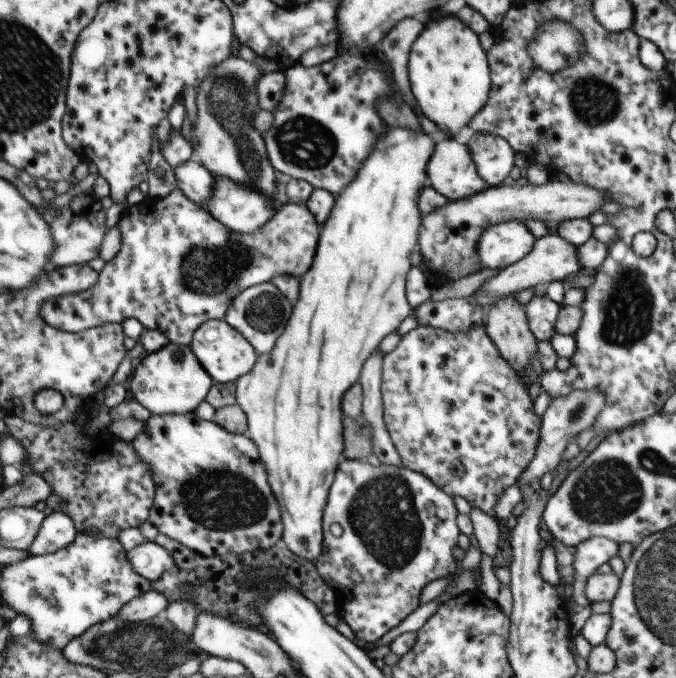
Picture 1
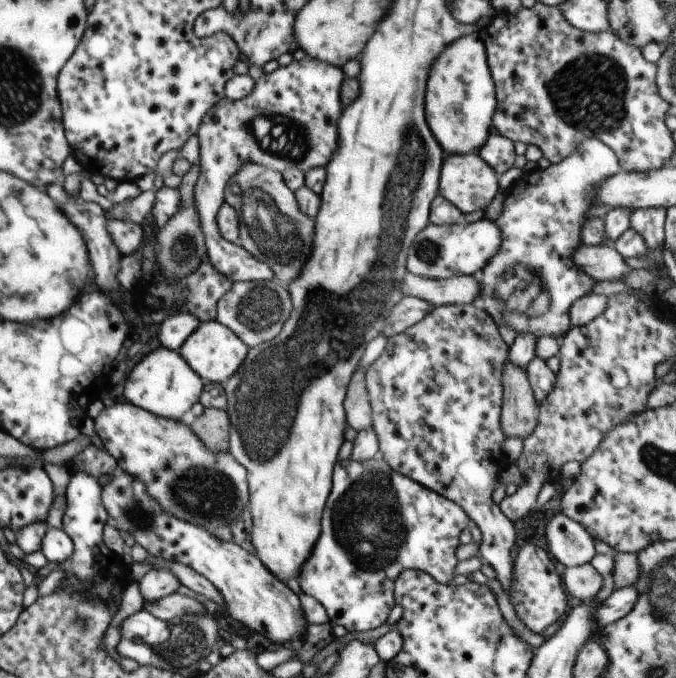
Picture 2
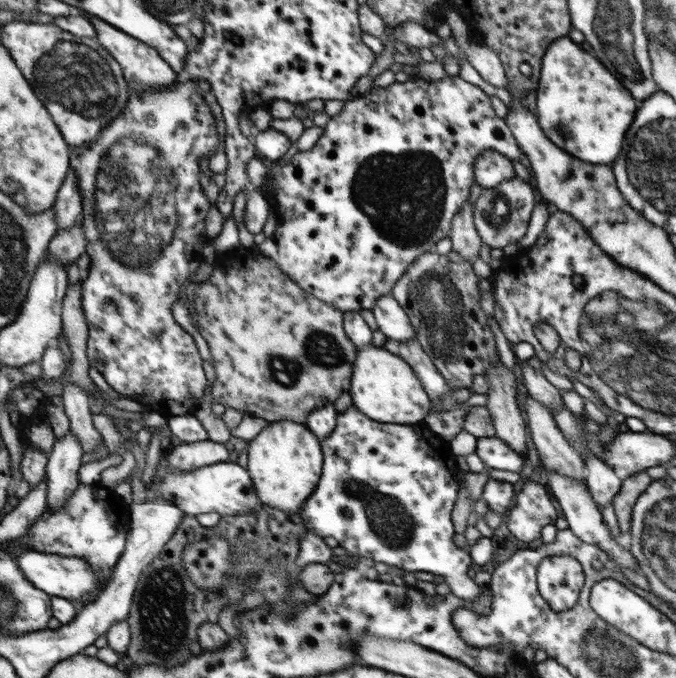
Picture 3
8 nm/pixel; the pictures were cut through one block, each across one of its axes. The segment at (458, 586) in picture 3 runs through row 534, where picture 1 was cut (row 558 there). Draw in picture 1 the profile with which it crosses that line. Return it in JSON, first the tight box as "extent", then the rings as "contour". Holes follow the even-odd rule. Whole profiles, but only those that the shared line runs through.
{"extent":[312,460,461,644],"contour":[[[367,460],[340,462],[323,510],[323,544],[328,552],[321,552],[312,564],[335,592],[336,614],[347,622],[358,639],[376,644],[419,607],[420,593],[429,582],[456,576],[458,564],[452,549],[461,533],[456,525],[457,514],[454,499],[422,473],[404,466],[374,467]]]}

